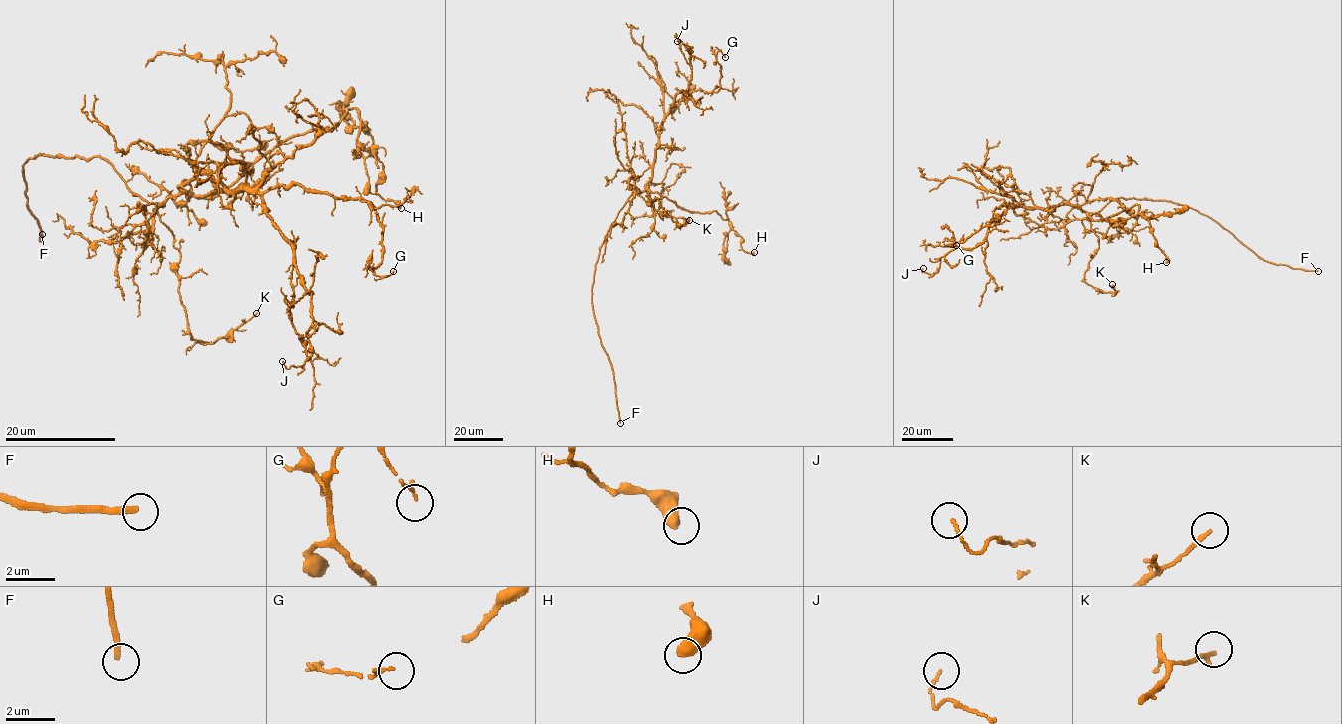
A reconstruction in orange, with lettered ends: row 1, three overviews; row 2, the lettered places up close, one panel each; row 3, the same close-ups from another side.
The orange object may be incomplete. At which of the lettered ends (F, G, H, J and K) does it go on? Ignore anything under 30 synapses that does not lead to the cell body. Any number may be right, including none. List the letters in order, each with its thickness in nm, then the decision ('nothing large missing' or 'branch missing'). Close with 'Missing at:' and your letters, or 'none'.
F: 240 nm thick; branch missing
G: 130 nm thick; nothing large missing
H: 550 nm thick; nothing large missing
J: 100 nm thick; nothing large missing
K: 180 nm thick; nothing large missing
Missing at: F

